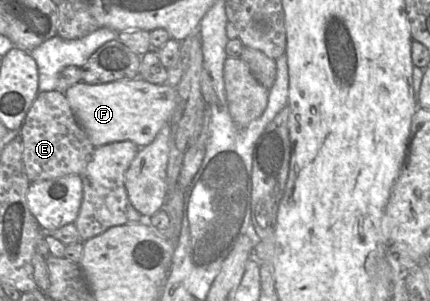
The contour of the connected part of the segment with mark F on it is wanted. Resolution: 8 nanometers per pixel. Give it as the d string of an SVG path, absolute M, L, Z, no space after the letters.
M142 78L102 84L81 81L69 87L64 94L94 147L121 141L131 141L139 148L147 146L161 128L170 123L176 105L176 88L152 84Z

